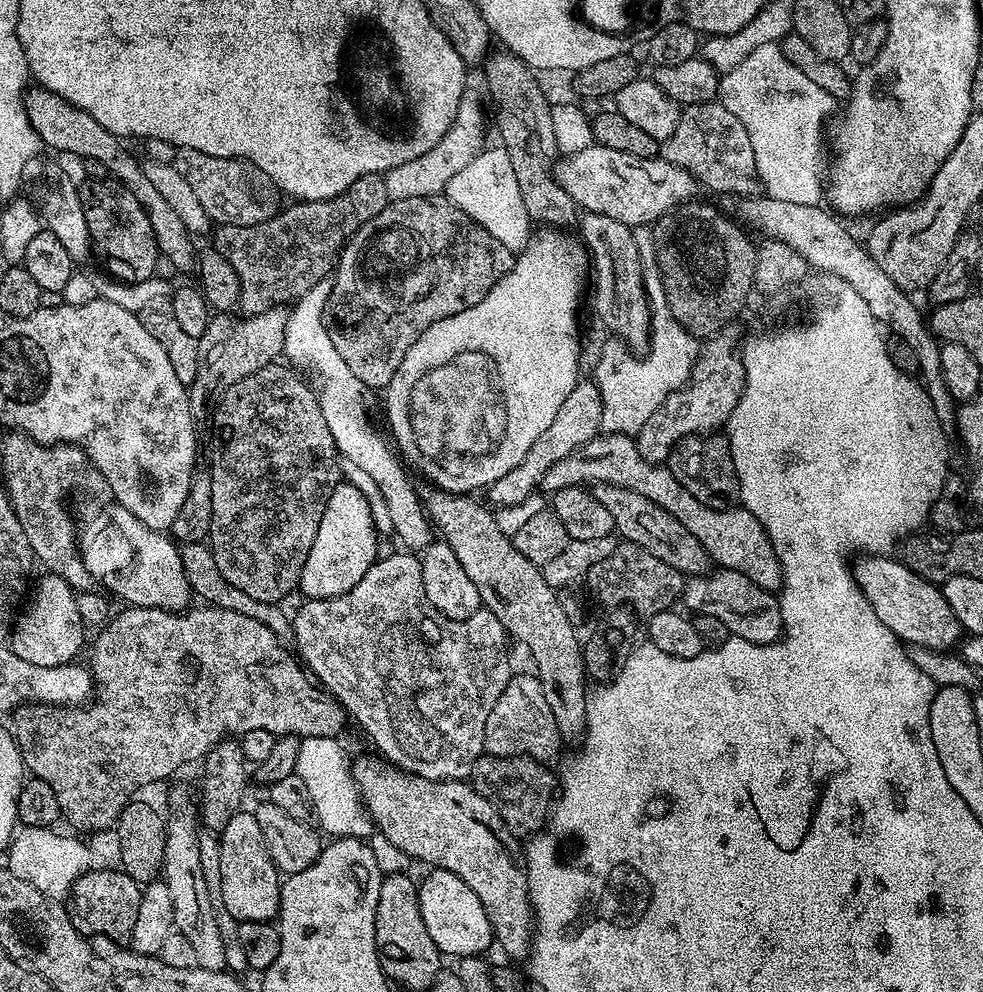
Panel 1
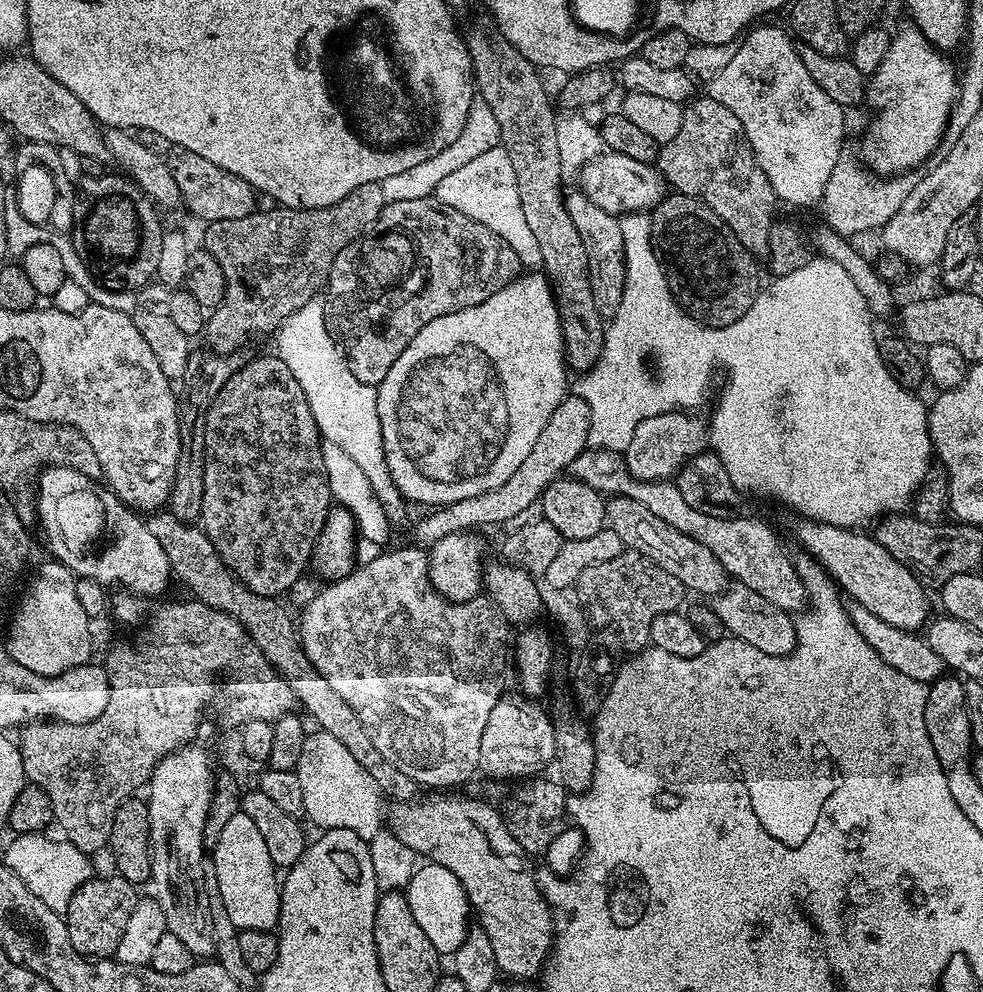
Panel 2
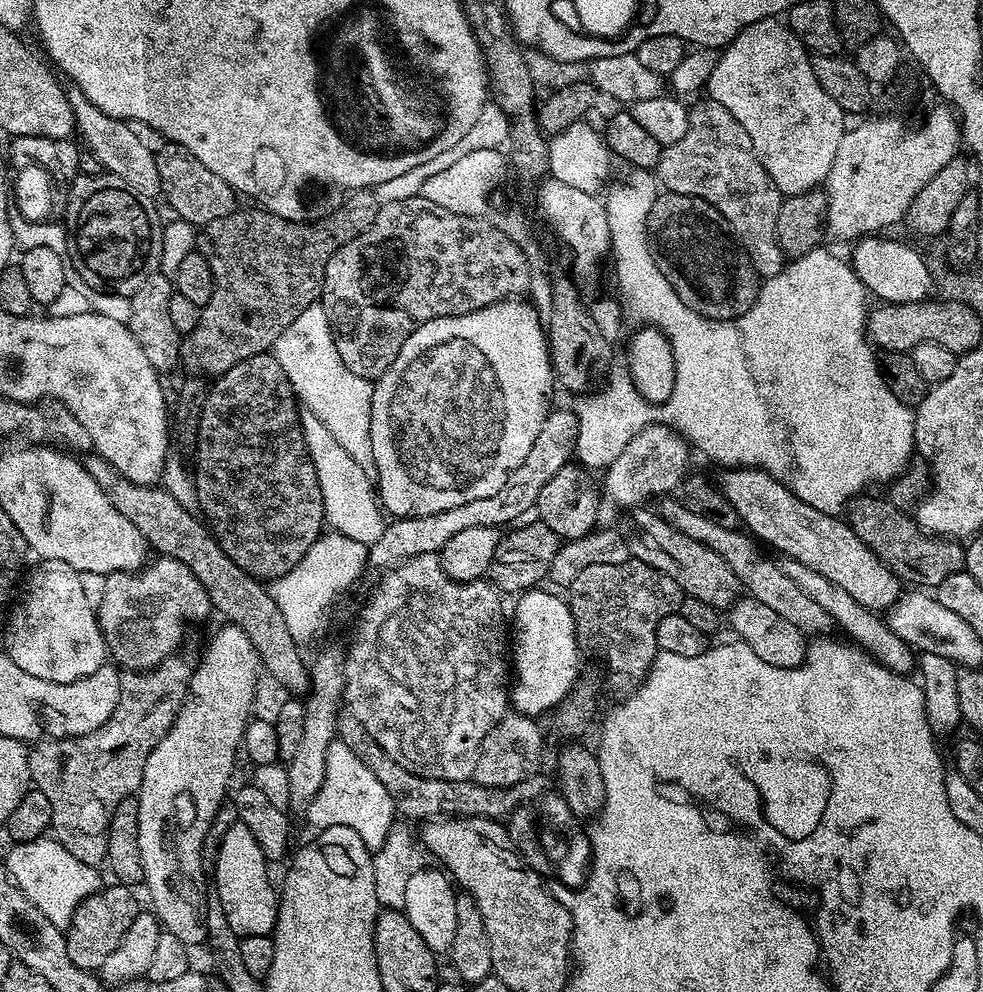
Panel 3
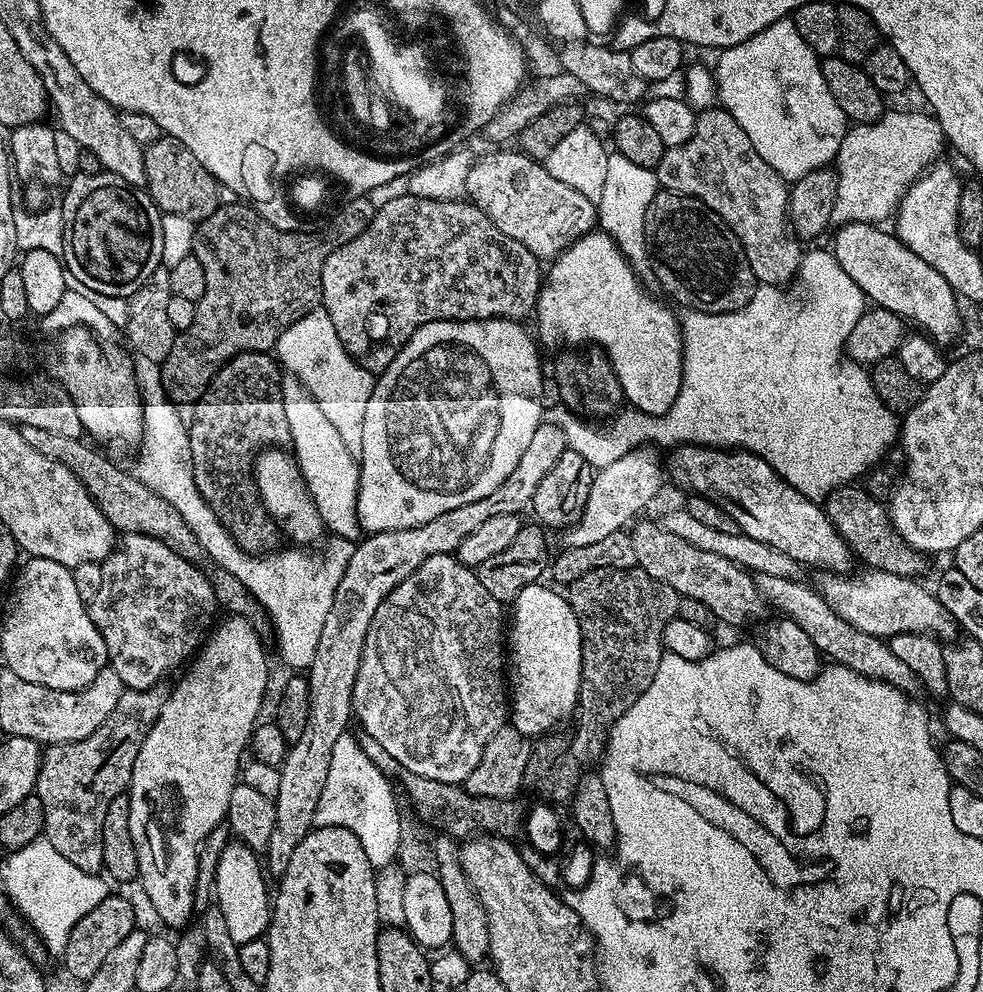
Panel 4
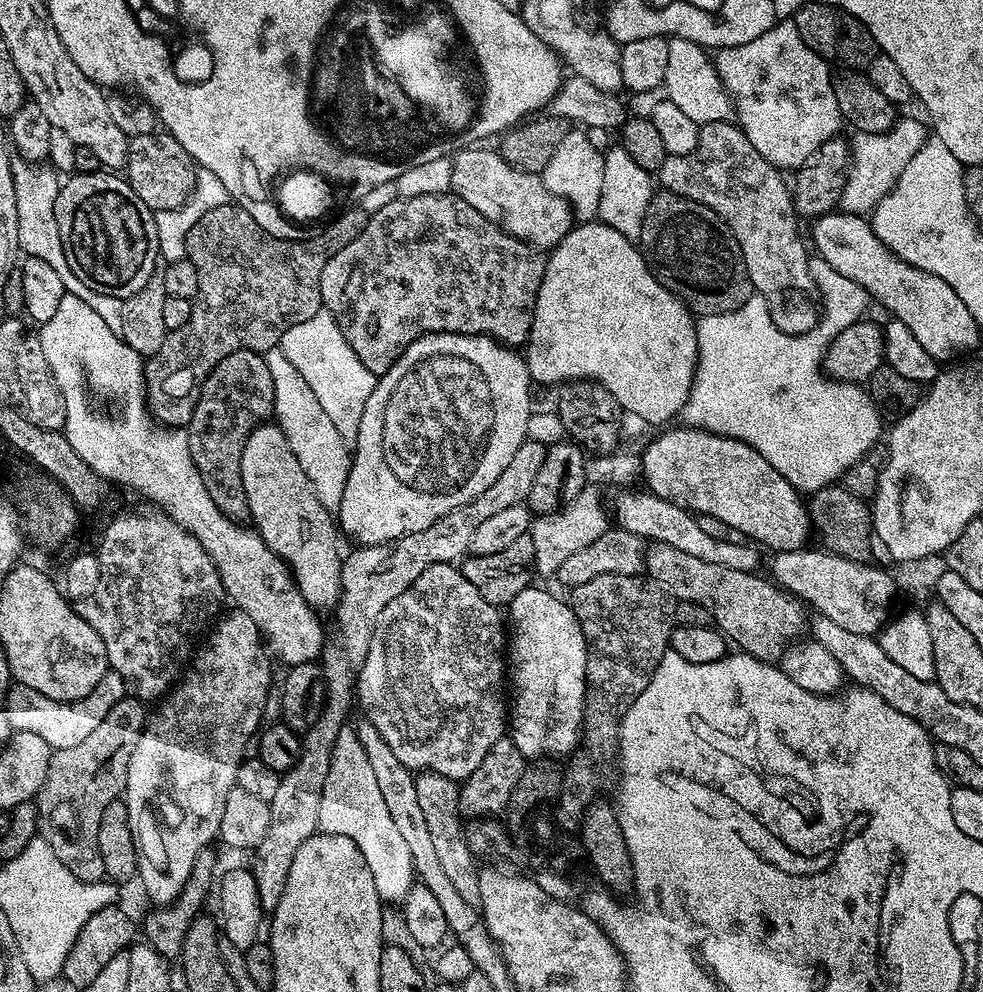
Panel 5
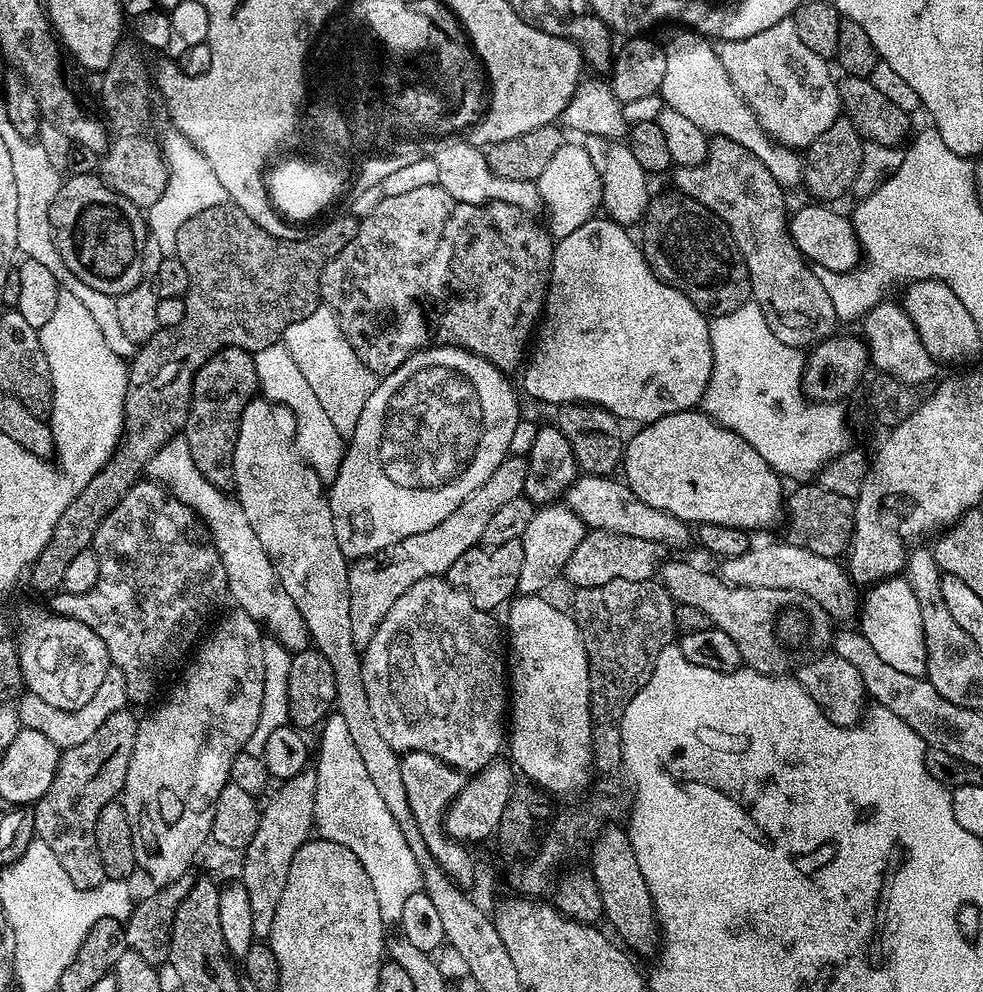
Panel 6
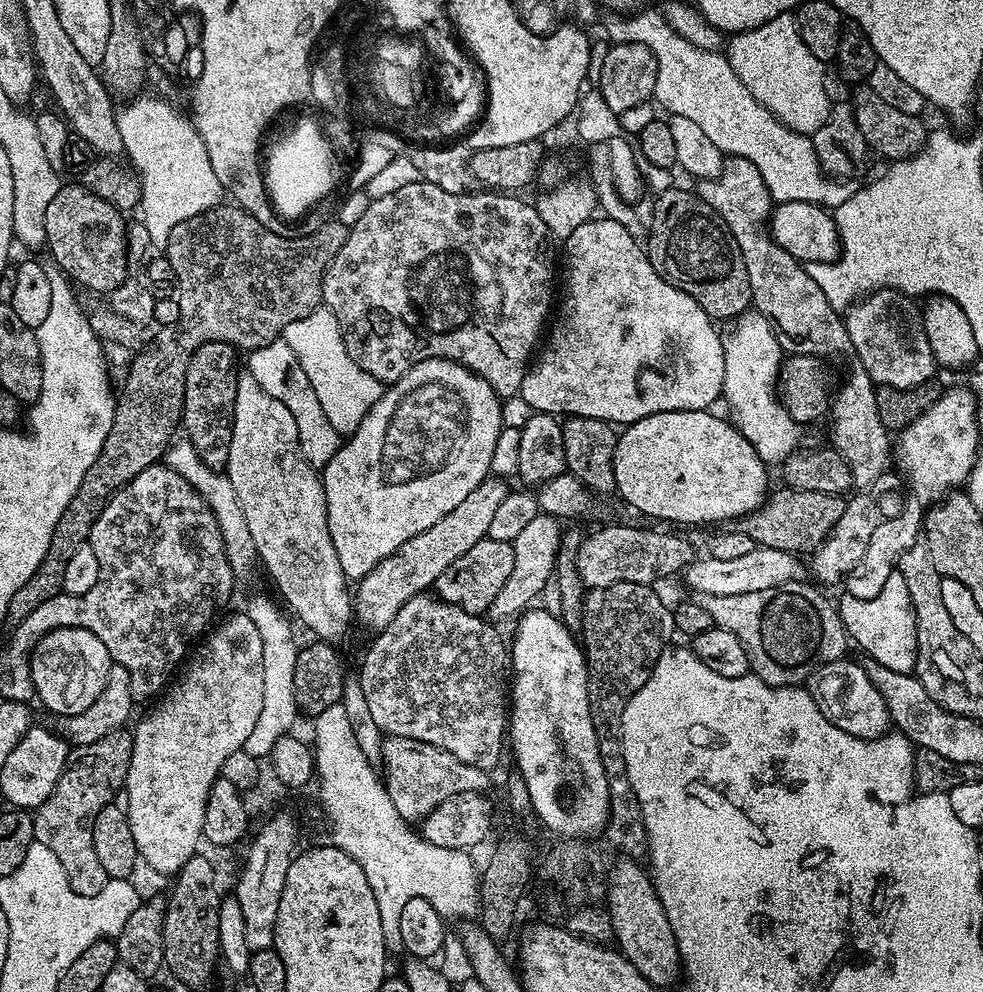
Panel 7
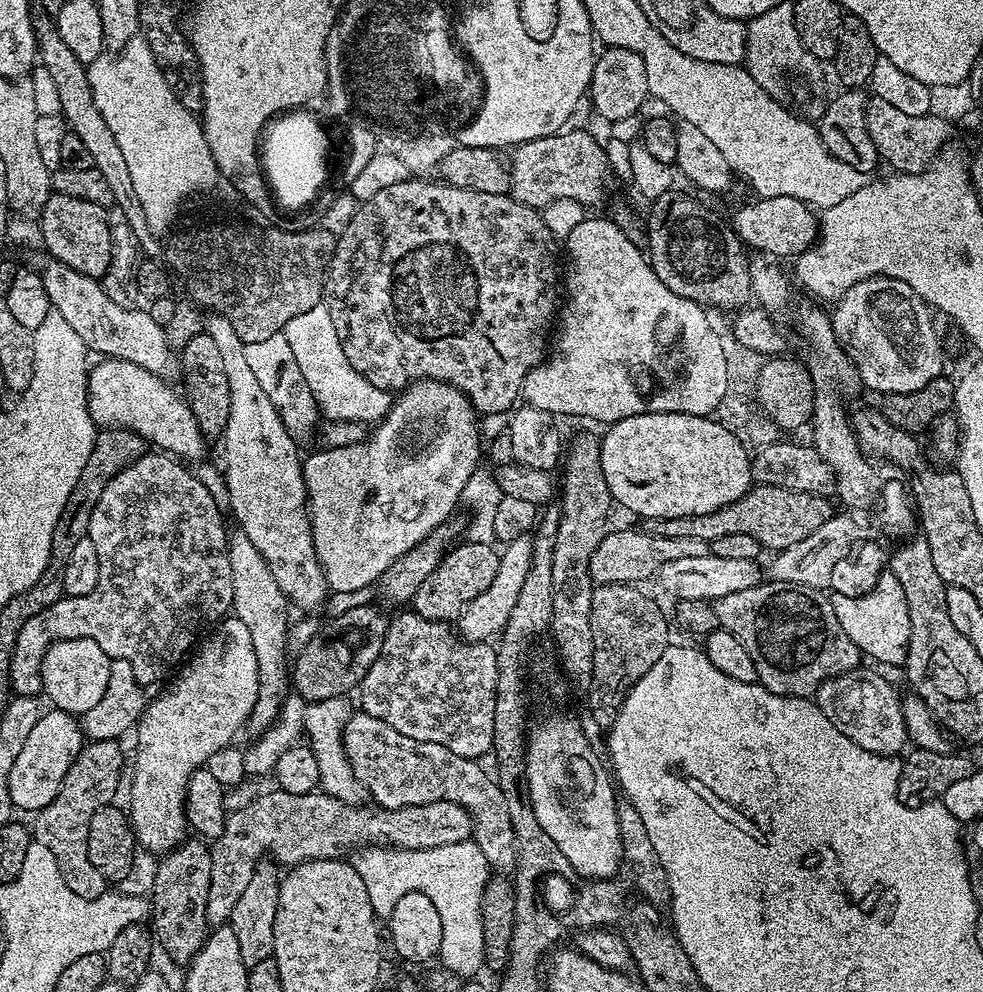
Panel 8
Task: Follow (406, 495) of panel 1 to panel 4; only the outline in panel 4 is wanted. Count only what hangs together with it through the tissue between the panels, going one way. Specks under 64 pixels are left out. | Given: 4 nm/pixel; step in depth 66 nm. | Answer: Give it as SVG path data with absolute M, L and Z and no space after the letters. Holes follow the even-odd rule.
M313 310L298 318L298 322L291 324L280 335L274 352L283 371L300 380L314 402L322 406L322 411L326 413L326 418L330 418L334 430L338 430L342 442L346 442L346 450L359 458L362 454L362 421L366 419L366 402L376 382L373 373L360 367L344 349L328 313Z

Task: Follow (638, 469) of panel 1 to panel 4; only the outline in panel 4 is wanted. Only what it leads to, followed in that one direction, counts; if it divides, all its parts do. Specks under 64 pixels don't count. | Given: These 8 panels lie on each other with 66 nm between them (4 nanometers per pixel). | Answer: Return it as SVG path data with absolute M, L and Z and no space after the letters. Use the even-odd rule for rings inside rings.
M770 574L757 575L755 577L756 588L760 591L760 596L765 605L777 608L781 617L790 619L798 626L802 626L802 631L814 642L814 646L829 661L842 664L854 670L858 674L877 680L885 680L886 683L894 685L905 694L912 694L918 688L916 676L894 654L894 650L881 637L874 634L866 634L854 626L850 626L830 606L821 598L819 591L815 587L807 588L800 580L787 580L786 578L770 578Z

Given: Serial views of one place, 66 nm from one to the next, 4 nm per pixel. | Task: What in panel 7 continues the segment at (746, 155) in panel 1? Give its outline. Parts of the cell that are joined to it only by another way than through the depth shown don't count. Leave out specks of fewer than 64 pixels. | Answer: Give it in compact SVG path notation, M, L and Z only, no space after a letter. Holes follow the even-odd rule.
M728 156L720 173L712 180L699 181L694 191L716 211L722 223L728 227L728 233L738 242L738 250L742 250L742 262L746 262L746 274L750 274L752 308L766 317L781 349L794 356L814 356L824 362L836 360L839 356L851 357L852 343L844 325L844 316L837 308L830 306L830 298L826 298L818 282L810 278L807 267L787 253L769 232L769 217L773 212L774 201L766 182L762 182L758 166L741 156Z

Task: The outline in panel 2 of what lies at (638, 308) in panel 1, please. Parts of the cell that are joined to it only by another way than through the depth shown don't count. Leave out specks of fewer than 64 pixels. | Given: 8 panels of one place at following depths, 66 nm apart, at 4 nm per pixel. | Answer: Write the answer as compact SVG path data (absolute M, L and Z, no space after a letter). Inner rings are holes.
M579 190L569 191L564 197L564 205L570 214L570 222L574 222L574 230L578 230L578 238L582 238L582 246L586 246L588 277L596 304L602 310L615 309L626 283L620 221L606 210L594 206L594 202L590 202L590 198Z

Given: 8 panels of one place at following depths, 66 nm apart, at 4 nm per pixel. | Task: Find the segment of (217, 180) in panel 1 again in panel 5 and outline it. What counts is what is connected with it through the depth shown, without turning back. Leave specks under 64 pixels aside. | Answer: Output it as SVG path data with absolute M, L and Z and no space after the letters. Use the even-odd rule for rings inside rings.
M167 130L133 136L128 141L126 179L153 213L179 210L184 207L194 188L194 162Z

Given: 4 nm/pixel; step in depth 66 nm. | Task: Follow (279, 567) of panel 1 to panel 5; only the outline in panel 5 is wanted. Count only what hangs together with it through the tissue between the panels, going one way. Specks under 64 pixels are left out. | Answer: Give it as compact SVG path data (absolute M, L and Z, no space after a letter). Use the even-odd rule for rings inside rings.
M240 348L234 354L226 354L214 370L204 379L204 385L199 390L200 397L192 411L190 422L186 426L188 441L190 442L190 458L194 458L194 466L198 466L198 474L202 474L202 483L210 498L218 505L231 520L244 522L249 519L246 494L242 490L240 477L240 459L246 438L257 424L267 421L274 412L274 382L270 379L270 368L266 366L264 356L258 352L251 352Z

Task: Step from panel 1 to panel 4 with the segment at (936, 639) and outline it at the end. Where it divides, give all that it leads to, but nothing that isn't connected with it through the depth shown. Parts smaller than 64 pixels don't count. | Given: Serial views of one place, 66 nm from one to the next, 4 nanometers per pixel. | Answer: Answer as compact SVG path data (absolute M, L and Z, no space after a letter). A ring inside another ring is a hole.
M681 444L675 449L672 457L667 457L666 468L670 480L676 484L689 484L691 491L697 496L722 506L734 522L738 522L740 530L750 538L758 538L758 542L766 542L766 546L774 546L774 550L782 550L789 558L794 558L802 566L810 564L824 572L848 574L853 571L854 555L850 546L838 534L838 530L817 501L806 498L794 486L790 486L762 457L753 452L743 450L725 450L722 448L705 448L698 444Z

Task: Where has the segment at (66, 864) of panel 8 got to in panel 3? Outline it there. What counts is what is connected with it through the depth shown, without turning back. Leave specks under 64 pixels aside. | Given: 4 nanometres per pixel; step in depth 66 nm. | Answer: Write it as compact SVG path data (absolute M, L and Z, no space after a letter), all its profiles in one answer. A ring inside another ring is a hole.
M167 656L158 667L150 668L146 672L125 671L120 677L118 706L106 723L98 726L98 730L81 736L67 736L65 740L41 738L29 747L28 765L32 784L35 791L46 794L50 801L51 835L59 844L66 846L66 850L70 850L70 854L74 854L78 862L93 866L105 863L108 855L110 818L122 798L135 796L139 792L146 758L170 730L185 695L186 685L191 681L193 665L187 664L182 656Z

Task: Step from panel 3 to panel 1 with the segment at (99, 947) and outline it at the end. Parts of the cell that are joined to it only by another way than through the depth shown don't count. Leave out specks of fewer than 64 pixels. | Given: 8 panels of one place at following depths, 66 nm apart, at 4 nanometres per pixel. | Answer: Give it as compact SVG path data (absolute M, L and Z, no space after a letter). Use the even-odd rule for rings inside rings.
M96 866L83 872L76 879L76 885L67 897L66 907L70 922L74 922L74 926L81 935L89 938L103 938L108 942L124 942L131 937L134 930L134 918L138 918L142 888L124 871L113 868Z

